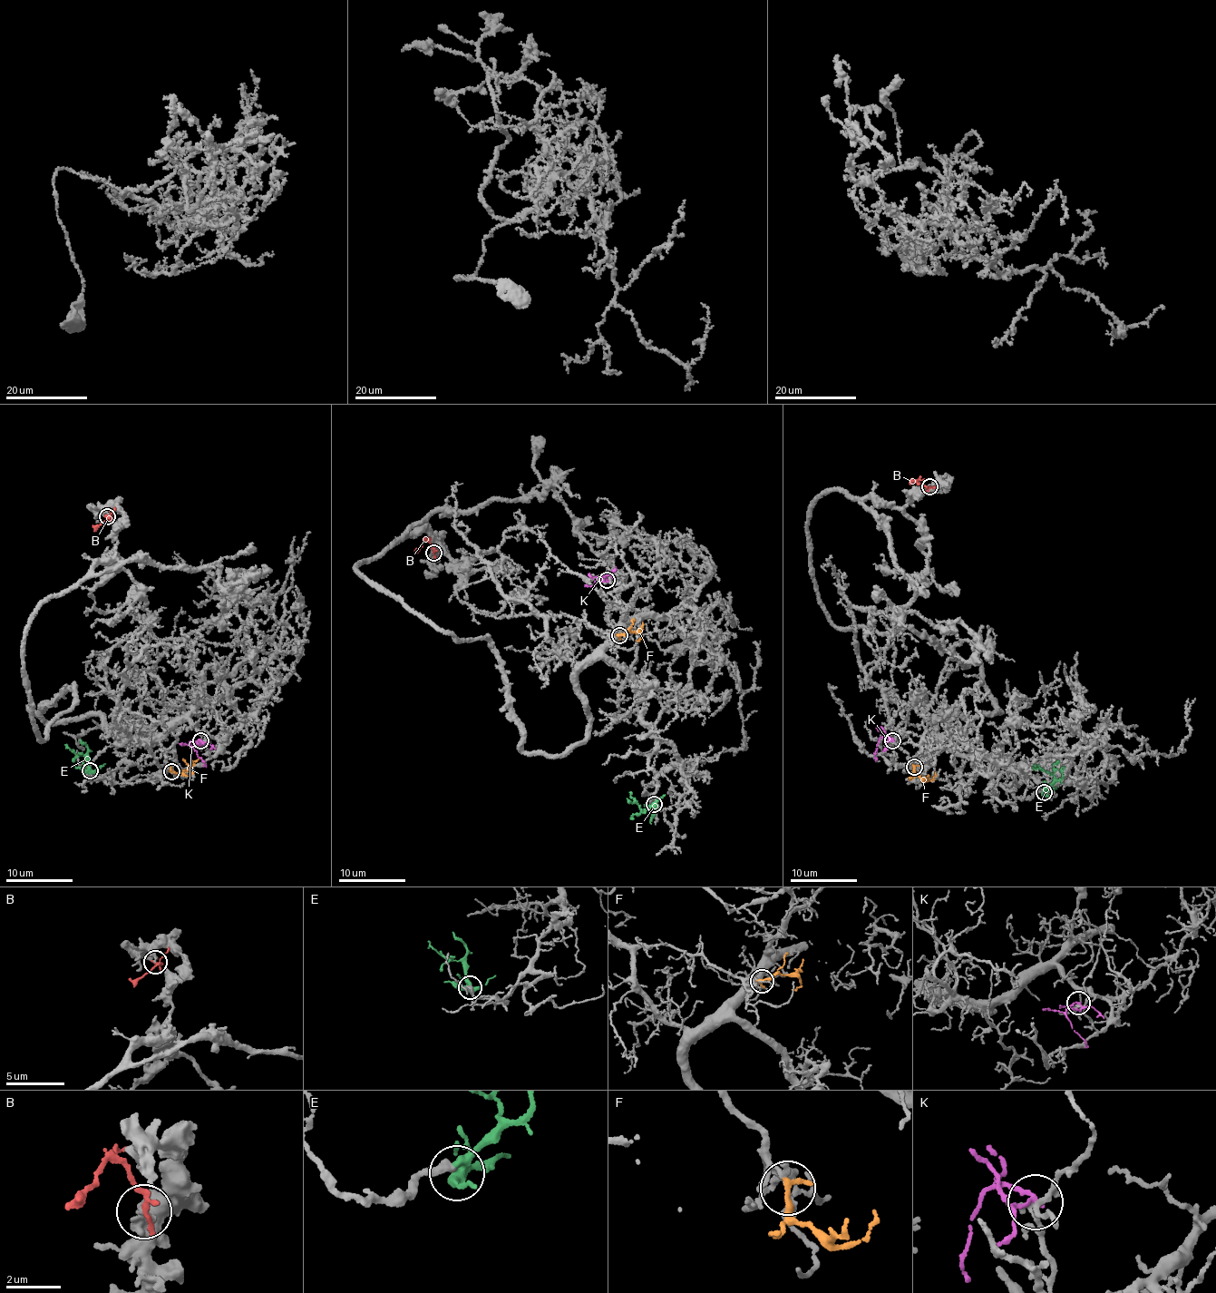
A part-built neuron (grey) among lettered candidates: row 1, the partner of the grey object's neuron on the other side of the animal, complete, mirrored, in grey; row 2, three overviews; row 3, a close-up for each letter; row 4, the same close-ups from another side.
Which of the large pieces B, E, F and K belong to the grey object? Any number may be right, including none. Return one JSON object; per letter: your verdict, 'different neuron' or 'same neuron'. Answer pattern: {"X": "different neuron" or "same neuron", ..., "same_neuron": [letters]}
{"B": "different neuron", "E": "same neuron", "F": "different neuron", "K": "different neuron", "same_neuron": ["E"]}

